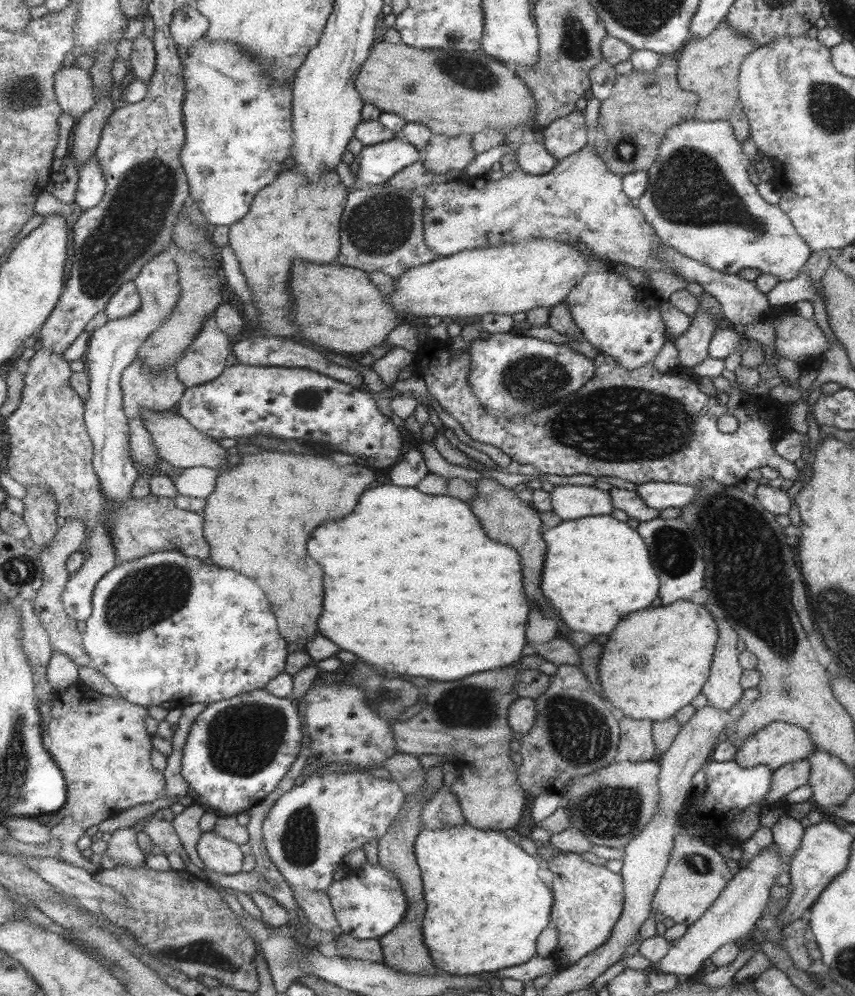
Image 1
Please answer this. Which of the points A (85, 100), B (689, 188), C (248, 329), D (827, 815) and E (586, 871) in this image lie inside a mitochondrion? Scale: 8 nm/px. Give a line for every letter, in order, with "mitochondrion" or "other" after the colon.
A: other
B: mitochondrion
C: other
D: other
E: other

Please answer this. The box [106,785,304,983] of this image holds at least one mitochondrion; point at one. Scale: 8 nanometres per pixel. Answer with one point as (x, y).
(205, 953)

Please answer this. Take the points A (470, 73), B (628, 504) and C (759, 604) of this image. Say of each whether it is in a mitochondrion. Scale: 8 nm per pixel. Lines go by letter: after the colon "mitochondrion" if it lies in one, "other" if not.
A: mitochondrion
B: other
C: mitochondrion

